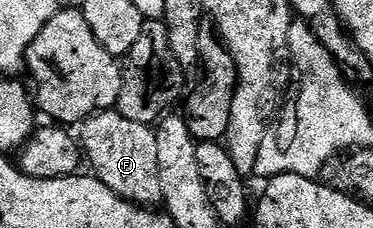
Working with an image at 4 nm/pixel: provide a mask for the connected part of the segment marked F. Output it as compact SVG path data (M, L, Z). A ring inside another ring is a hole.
M119 110L98 111L85 119L78 138L83 154L92 162L91 170L114 193L131 203L156 205L163 200L162 177L158 169L158 141L155 130L147 123L126 121Z

